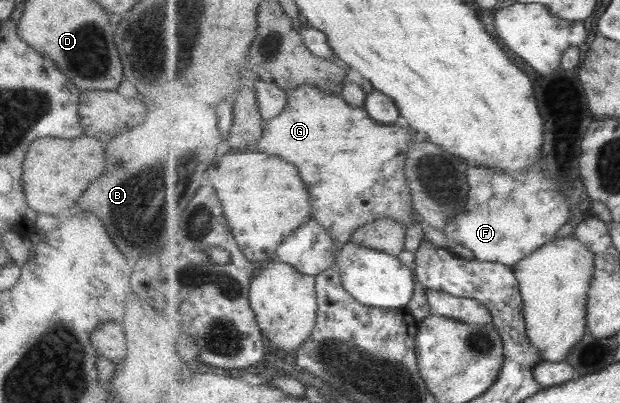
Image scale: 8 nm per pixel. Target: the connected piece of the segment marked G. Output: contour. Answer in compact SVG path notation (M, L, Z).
M306 84L289 93L289 103L282 116L270 122L265 121L264 136L254 148L272 156L280 156L300 168L302 180L306 180L306 188L310 188L310 194L314 196L313 218L330 231L336 253L346 246L358 229L378 219L392 217L405 226L412 220L421 220L415 212L412 189L404 172L409 146L411 142L417 142L420 136L412 126L382 124L374 120L365 107L354 108L342 96Z

